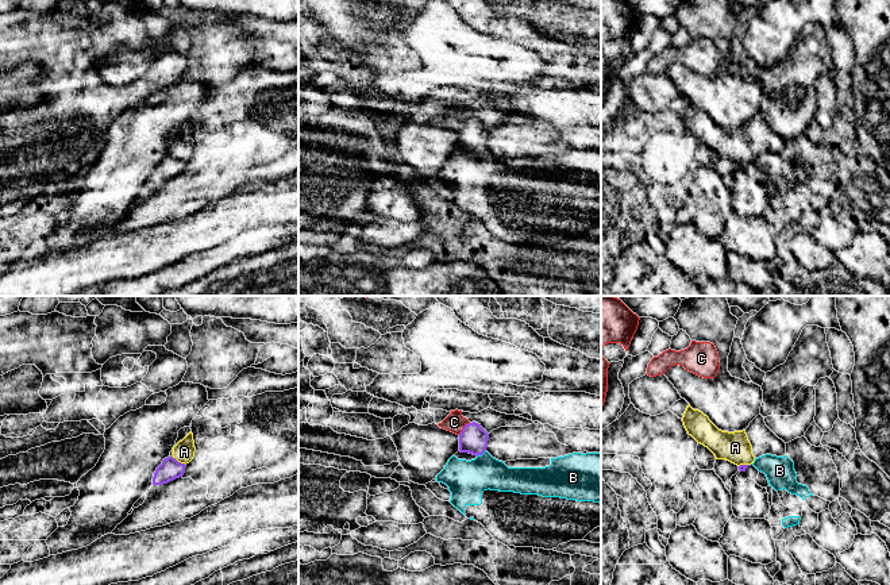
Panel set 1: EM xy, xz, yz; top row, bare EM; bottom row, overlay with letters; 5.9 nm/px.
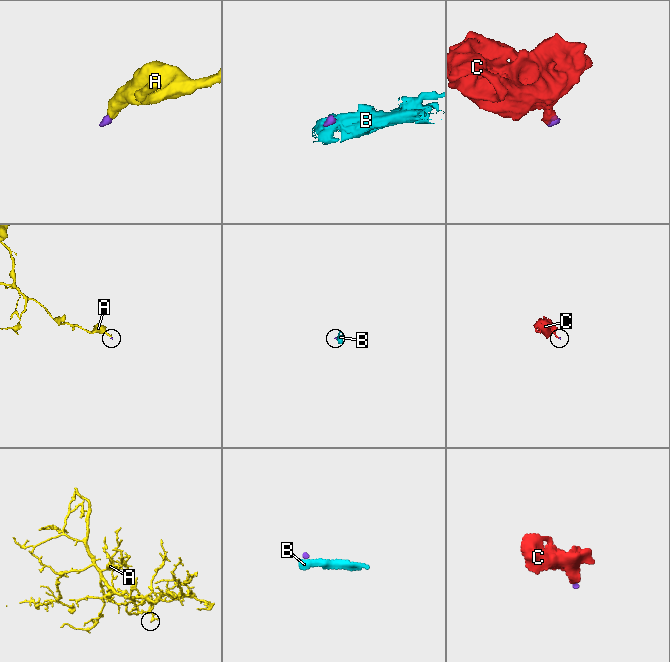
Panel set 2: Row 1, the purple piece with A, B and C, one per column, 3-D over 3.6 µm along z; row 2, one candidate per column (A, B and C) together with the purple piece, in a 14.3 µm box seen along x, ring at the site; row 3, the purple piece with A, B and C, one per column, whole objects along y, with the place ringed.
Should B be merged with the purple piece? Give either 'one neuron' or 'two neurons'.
one neuron

